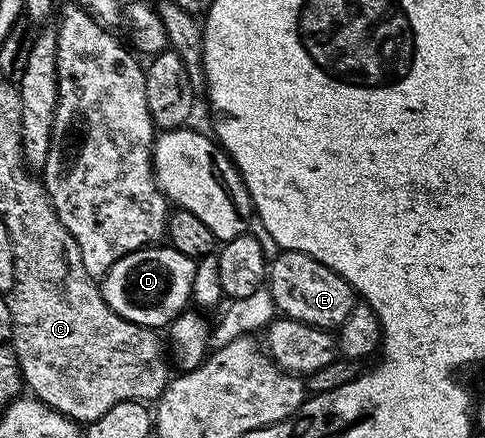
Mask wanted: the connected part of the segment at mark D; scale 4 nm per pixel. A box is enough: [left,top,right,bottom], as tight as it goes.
[100,244,196,328]

